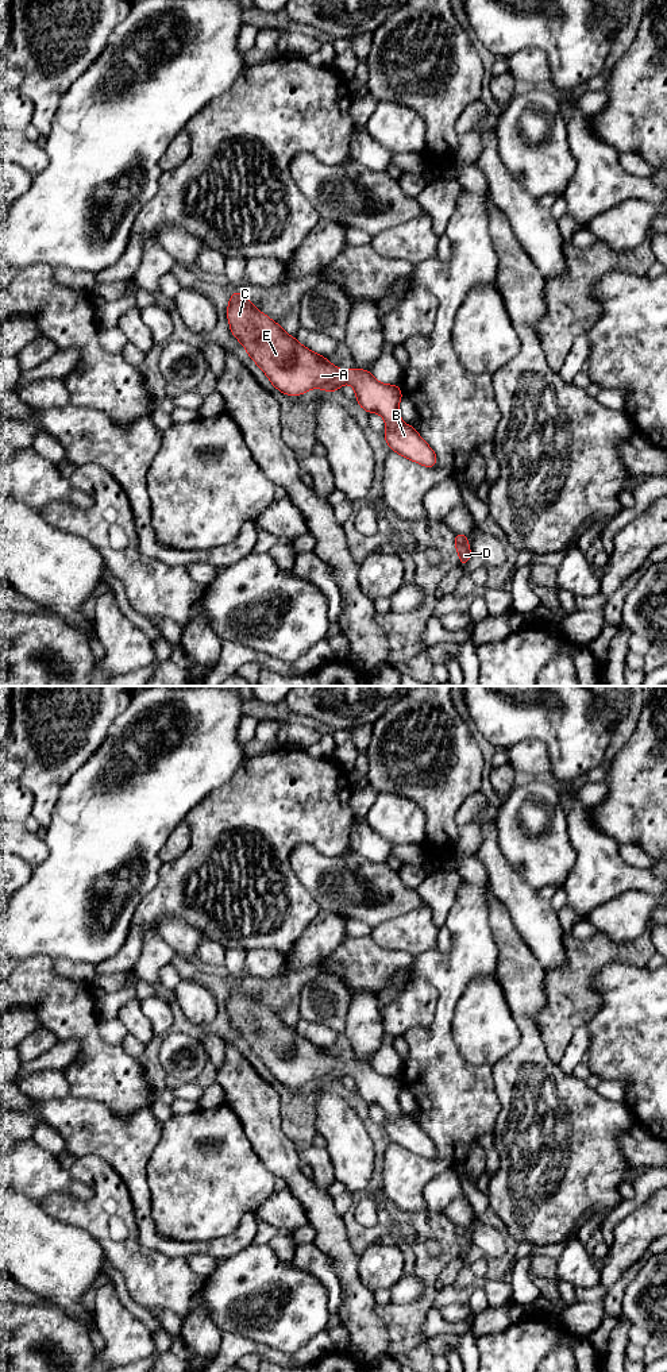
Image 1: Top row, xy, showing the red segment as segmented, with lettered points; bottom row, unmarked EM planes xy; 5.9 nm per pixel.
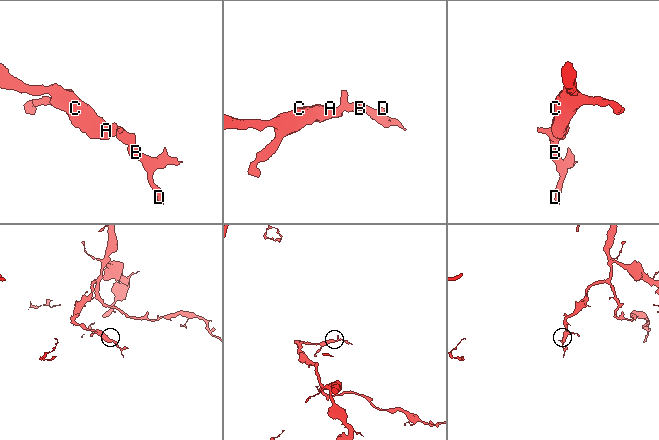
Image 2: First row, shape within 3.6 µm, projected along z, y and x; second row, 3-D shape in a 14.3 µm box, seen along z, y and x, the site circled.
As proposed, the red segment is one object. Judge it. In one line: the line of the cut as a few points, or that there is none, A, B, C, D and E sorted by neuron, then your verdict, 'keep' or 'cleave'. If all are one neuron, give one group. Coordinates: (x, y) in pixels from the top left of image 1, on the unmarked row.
cut none; groups A B C D E; keep

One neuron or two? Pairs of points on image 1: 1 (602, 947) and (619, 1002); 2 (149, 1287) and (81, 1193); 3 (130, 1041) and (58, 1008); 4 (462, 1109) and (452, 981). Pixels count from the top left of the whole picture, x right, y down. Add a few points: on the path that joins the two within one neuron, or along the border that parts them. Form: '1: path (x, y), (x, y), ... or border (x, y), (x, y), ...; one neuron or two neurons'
1: border (639, 966), (608, 963), (596, 975), (592, 986); two neurons
2: border (56, 1193), (69, 1193), (80, 1199), (92, 1195); two neurons
3: border (119, 1044), (137, 1059); two neurons
4: path (444, 1076), (443, 1013); one neuron

